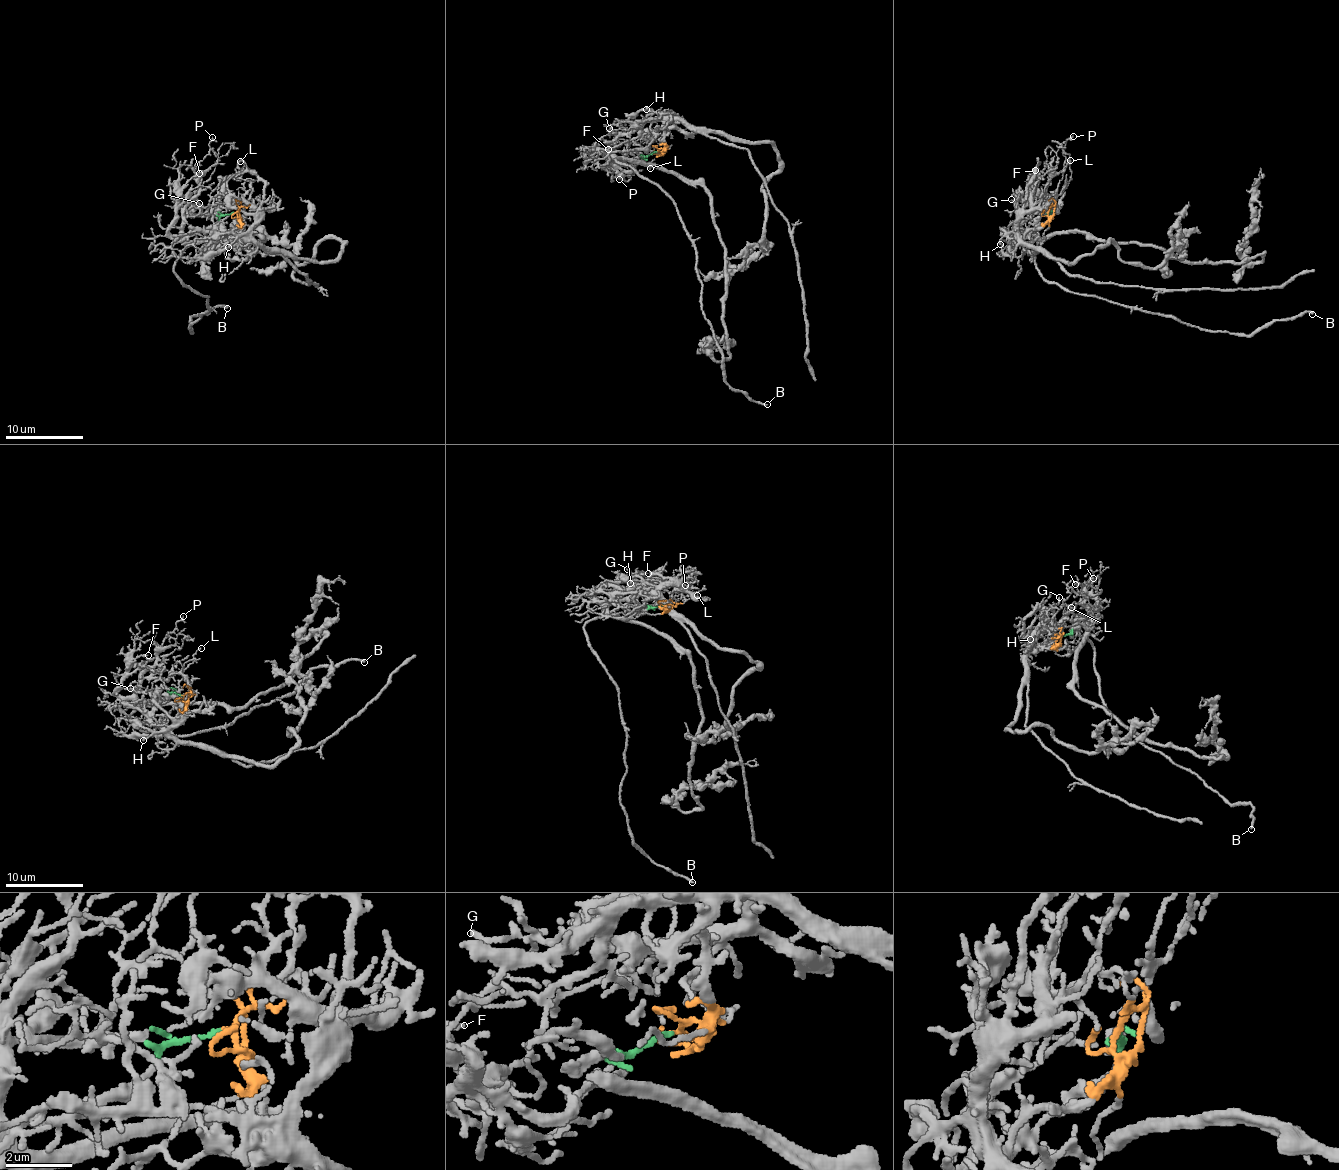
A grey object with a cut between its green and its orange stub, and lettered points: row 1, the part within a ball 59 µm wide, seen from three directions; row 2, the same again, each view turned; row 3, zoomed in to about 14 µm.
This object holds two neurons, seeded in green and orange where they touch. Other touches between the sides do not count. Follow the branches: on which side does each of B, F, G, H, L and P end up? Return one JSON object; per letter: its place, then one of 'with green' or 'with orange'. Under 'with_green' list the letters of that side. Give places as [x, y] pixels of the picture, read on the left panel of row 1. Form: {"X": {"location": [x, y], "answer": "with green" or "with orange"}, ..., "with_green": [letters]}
{"B": {"location": [227, 308], "answer": "with green"}, "F": {"location": [199, 173], "answer": "with green"}, "G": {"location": [199, 203], "answer": "with orange"}, "H": {"location": [228, 247], "answer": "with orange"}, "L": {"location": [240, 161], "answer": "with green"}, "P": {"location": [212, 137], "answer": "with green"}, "with_green": ["B", "F", "L", "P"]}

